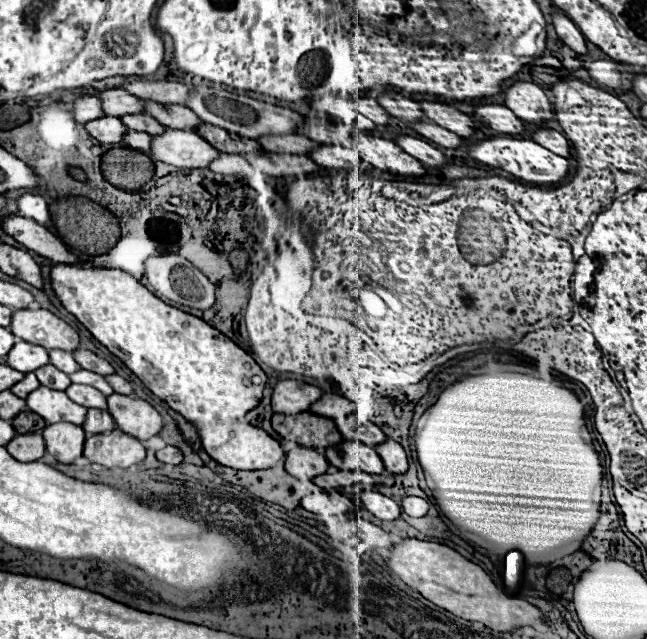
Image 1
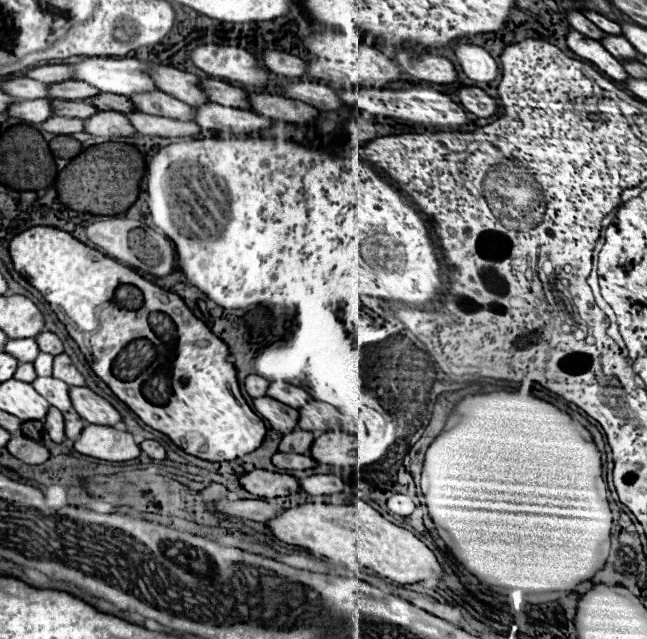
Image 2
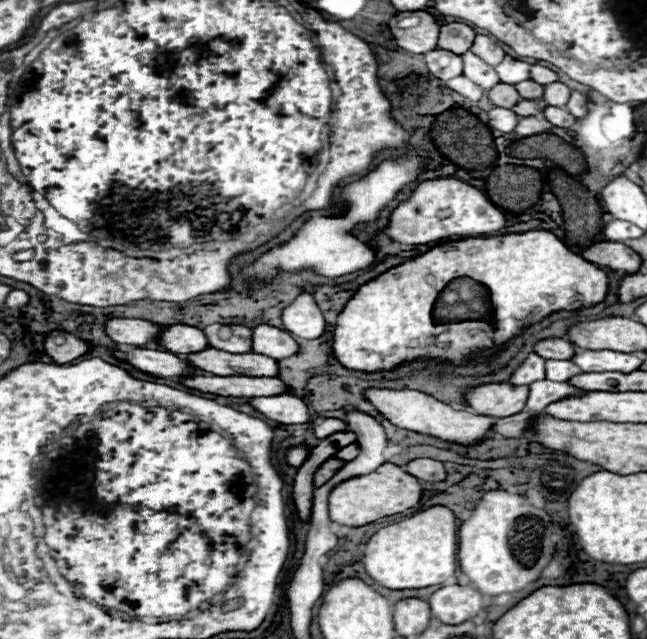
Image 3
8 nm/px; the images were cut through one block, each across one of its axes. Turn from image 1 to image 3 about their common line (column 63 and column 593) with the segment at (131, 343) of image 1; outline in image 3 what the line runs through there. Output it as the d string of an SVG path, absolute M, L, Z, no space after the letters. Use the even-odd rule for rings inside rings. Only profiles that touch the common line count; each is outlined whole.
M528 230L520 234L506 236L488 236L488 238L464 238L444 242L404 264L398 264L384 274L376 276L368 284L360 286L356 294L348 300L344 310L338 314L336 330L334 330L334 354L342 366L350 370L390 370L404 360L414 360L418 356L430 356L440 360L462 362L464 354L470 354L478 348L496 348L504 346L514 330L496 330L496 326L504 326L504 322L528 322L530 324L546 318L556 310L576 310L584 306L594 306L604 300L608 290L606 272L596 268L592 262L574 254L558 236L548 230ZM454 278L472 278L472 280L488 280L488 302L490 302L490 318L488 320L464 320L458 324L438 324L432 318L434 302L438 294L452 282ZM488 324L494 328L494 342L488 346Z

